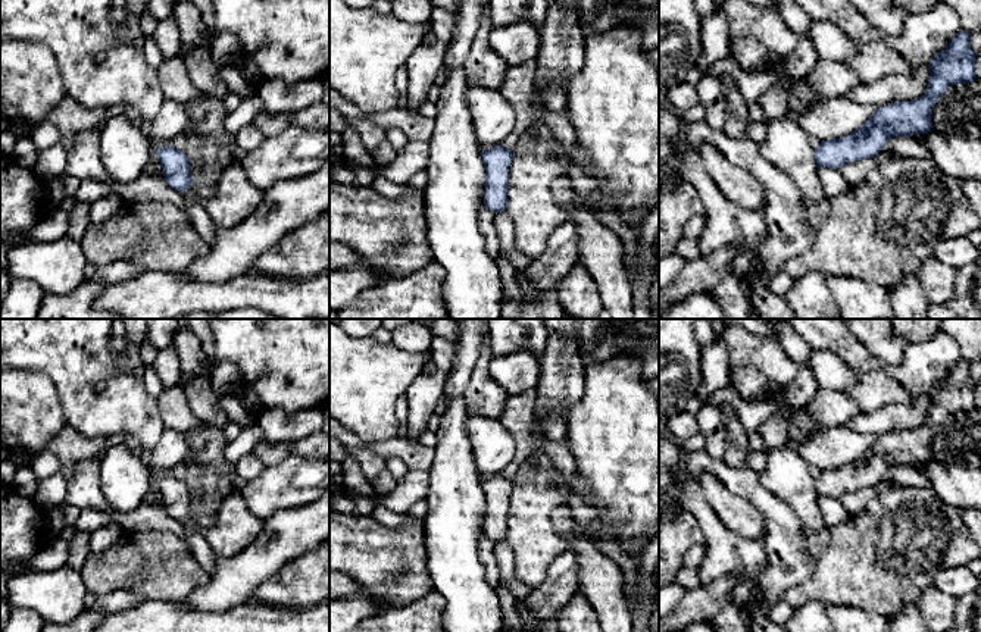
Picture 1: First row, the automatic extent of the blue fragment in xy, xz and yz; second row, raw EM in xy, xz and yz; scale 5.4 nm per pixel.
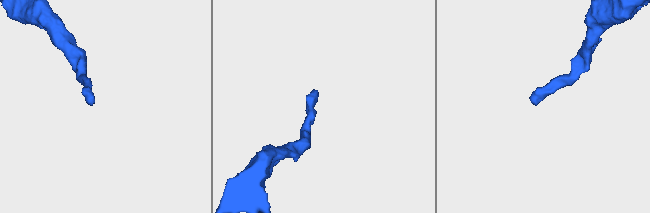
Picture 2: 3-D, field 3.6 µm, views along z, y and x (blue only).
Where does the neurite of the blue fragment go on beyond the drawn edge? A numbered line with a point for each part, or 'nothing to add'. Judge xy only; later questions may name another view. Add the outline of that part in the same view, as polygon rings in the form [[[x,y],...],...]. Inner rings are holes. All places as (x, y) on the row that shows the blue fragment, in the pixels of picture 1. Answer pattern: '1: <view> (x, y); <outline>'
1: xy (233, 197); [[[234,160],[206,195],[194,185],[187,188],[185,195],[207,212],[216,229],[226,229],[243,222],[259,206],[263,191],[247,179],[238,160]]]

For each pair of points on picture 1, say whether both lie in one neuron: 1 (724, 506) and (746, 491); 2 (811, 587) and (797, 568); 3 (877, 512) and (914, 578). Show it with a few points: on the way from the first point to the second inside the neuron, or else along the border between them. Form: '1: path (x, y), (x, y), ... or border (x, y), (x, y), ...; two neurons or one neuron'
1: border (712, 475), (733, 493), (747, 500), (765, 519); two neurons
2: border (806, 544), (814, 571), (790, 587), (780, 600); two neurons
3: path (893, 528), (899, 534), (899, 547), (908, 562); one neuron

